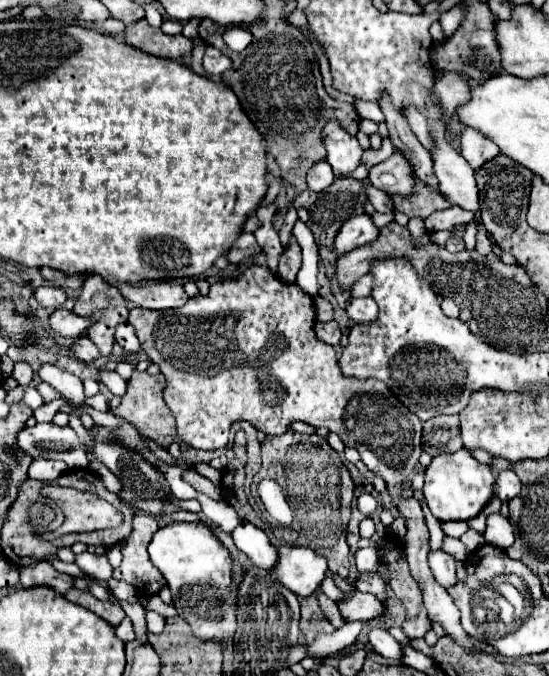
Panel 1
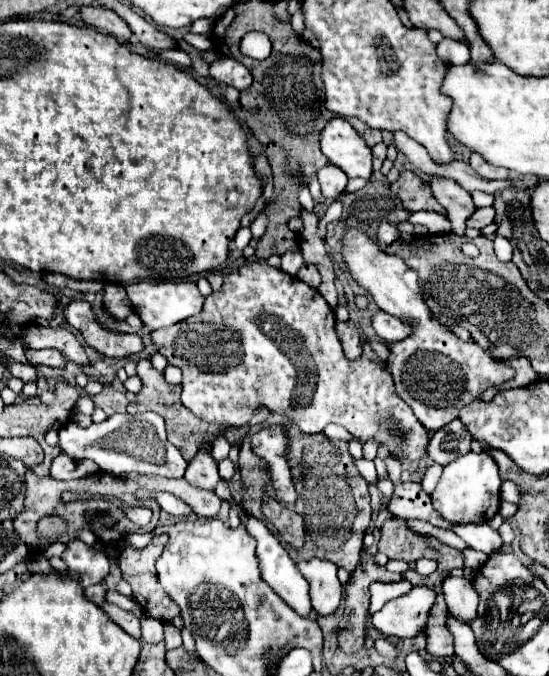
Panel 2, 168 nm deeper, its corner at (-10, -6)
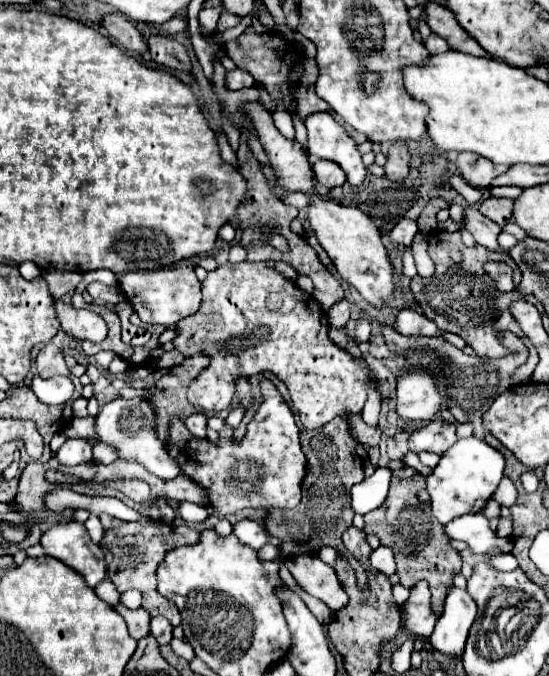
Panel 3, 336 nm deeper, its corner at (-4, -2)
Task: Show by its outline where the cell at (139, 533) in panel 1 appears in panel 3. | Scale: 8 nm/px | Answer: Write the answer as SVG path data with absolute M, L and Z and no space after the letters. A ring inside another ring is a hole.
M156 520L156 522L150 522L146 526L138 526L136 528L138 532L134 534L124 534L122 532L106 532L104 536L104 544L110 548L110 552L114 554L114 562L112 566L108 568L108 576L110 580L114 582L116 590L118 592L126 592L130 588L136 588L142 592L142 608L150 614L150 616L166 616L170 620L172 626L178 626L180 624L180 612L178 608L168 602L166 598L162 598L158 592L156 592L156 568L158 564L162 562L164 554L174 548L174 546L182 546L182 544L190 544L190 542L196 542L198 540L198 532L192 528L192 526L174 526L174 524L166 524L162 520Z

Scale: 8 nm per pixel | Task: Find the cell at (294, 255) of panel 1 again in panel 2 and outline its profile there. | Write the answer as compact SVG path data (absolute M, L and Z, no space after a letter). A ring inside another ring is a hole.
M304 264L302 270L298 270L296 278L302 280L302 282L306 282L312 288L318 288L320 286L320 274L318 274L316 266L312 266L312 264Z

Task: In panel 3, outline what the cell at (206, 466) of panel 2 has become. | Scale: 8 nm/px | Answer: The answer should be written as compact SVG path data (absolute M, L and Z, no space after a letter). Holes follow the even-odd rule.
M192 414L190 418L186 418L186 428L194 434L194 438L202 440L208 438L206 436L206 416L204 414Z

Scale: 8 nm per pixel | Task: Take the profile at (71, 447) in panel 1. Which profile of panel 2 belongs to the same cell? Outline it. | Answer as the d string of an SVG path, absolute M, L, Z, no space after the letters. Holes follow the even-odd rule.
M144 412L144 414L114 414L108 416L100 424L90 424L88 428L82 428L74 422L60 428L60 448L64 454L72 458L90 458L94 460L104 472L110 474L158 474L166 478L182 478L186 470L186 460L182 458L180 450L172 446L166 438L164 430L164 418L156 412Z

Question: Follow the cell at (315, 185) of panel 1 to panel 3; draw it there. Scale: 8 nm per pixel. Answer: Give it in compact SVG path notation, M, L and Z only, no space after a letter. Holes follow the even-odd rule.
M316 160L312 170L314 170L314 176L316 176L316 182L326 186L326 188L336 188L336 186L342 186L346 182L346 174L336 162Z

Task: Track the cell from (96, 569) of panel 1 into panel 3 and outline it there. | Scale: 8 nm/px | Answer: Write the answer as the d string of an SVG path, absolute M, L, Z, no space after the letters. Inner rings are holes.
M78 522L54 524L42 534L42 548L48 556L58 558L86 580L88 586L96 586L106 578L106 566L102 550L90 542L86 528Z

